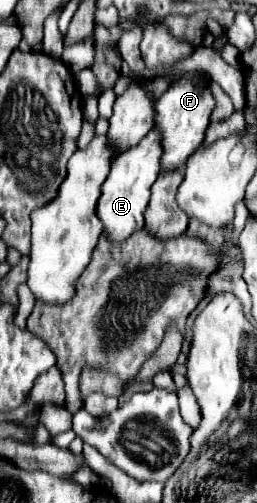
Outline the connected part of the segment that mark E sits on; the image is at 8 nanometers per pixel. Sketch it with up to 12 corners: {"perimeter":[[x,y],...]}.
{"perimeter":[[153,128],[113,160],[97,214],[113,242],[143,228],[163,170]]}

